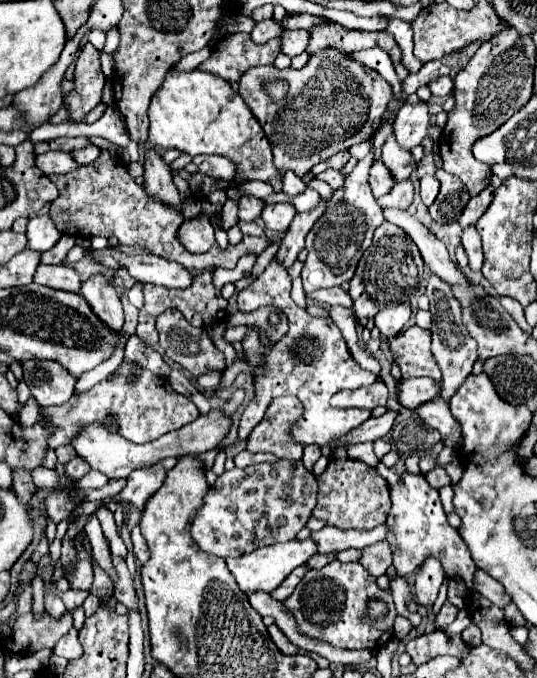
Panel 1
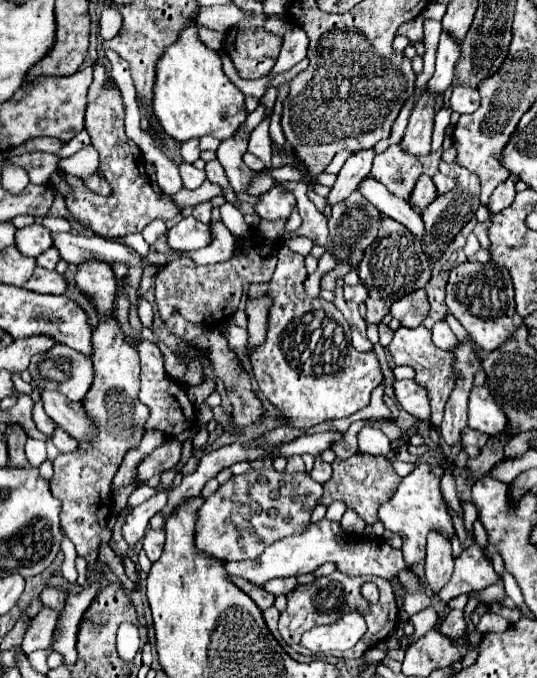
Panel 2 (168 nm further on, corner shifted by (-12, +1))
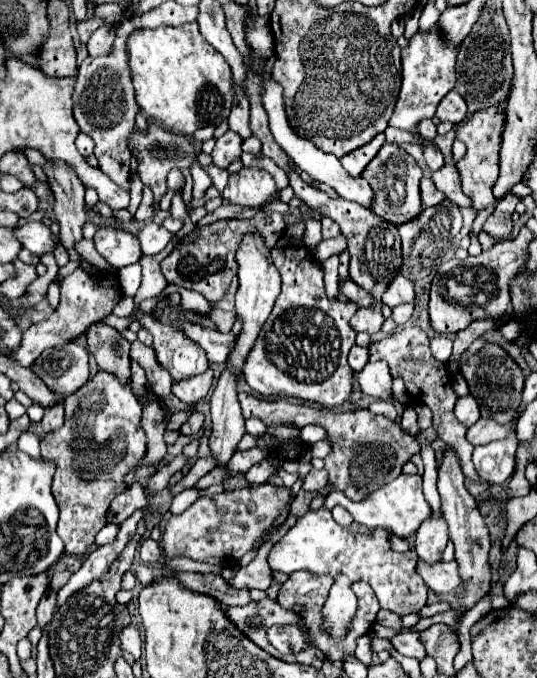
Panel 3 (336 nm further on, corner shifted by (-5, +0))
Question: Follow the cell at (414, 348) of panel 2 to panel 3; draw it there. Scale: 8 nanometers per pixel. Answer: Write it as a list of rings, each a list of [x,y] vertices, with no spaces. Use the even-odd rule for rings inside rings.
[[[399,328],[397,332],[389,334],[387,338],[371,342],[367,348],[369,348],[369,362],[385,360],[389,364],[391,376],[393,378],[395,376],[403,378],[409,396],[413,400],[423,402],[423,404],[427,404],[431,408],[431,412],[433,412],[433,428],[437,430],[441,440],[445,440],[447,444],[453,444],[453,450],[457,452],[463,476],[469,482],[479,482],[479,476],[477,476],[477,472],[473,468],[473,462],[471,462],[473,444],[469,444],[469,440],[465,438],[467,428],[463,424],[459,424],[457,418],[453,416],[453,408],[455,408],[455,402],[457,402],[457,394],[453,392],[453,386],[451,386],[453,376],[449,374],[447,364],[441,364],[431,356],[427,334],[421,328],[403,328],[403,330]]]

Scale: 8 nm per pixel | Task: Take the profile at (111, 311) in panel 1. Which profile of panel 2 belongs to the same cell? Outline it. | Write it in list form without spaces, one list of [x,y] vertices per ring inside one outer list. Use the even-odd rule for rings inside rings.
[[[116,313],[102,315],[98,327],[92,335],[94,343],[94,383],[84,397],[86,413],[92,415],[92,421],[98,425],[98,437],[94,443],[80,441],[76,453],[58,455],[54,461],[54,477],[50,481],[50,491],[60,499],[60,523],[62,531],[70,537],[76,547],[76,553],[88,561],[88,579],[96,575],[98,569],[98,545],[110,541],[112,531],[106,527],[112,507],[110,483],[118,471],[128,449],[140,445],[144,423],[148,419],[148,407],[140,403],[140,359],[136,349],[128,343]]]

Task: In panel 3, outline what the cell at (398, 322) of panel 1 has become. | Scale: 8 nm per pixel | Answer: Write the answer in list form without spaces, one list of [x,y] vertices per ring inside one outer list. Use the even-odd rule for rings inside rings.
[[[397,276],[387,286],[387,290],[383,294],[383,304],[387,304],[389,308],[395,308],[397,304],[403,304],[403,302],[415,302],[413,282],[407,280],[405,276]]]

